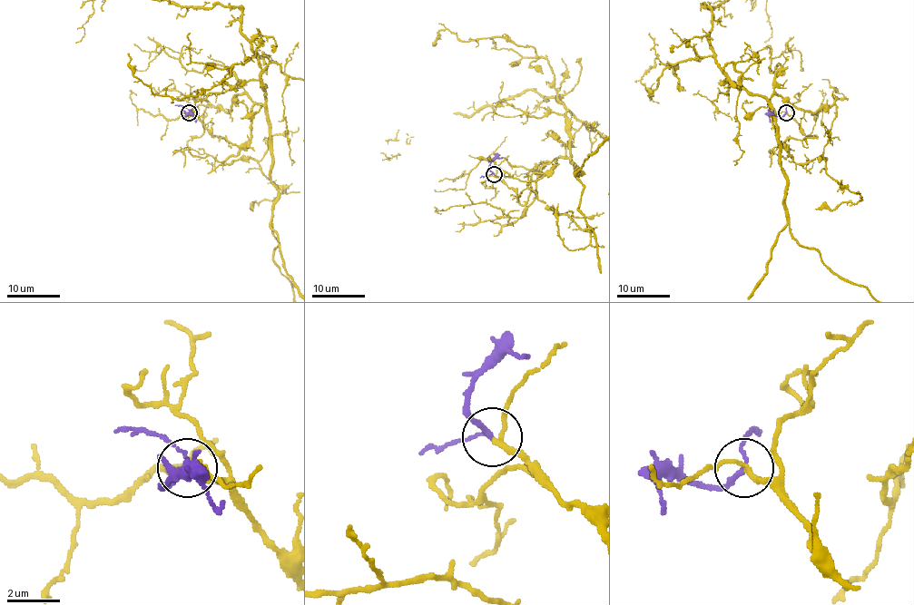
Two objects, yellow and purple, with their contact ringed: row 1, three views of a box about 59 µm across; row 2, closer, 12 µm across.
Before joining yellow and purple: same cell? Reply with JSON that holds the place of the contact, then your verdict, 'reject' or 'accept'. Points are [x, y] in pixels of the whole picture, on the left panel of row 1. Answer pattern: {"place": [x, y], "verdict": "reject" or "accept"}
{"place": [189, 112], "verdict": "accept"}

